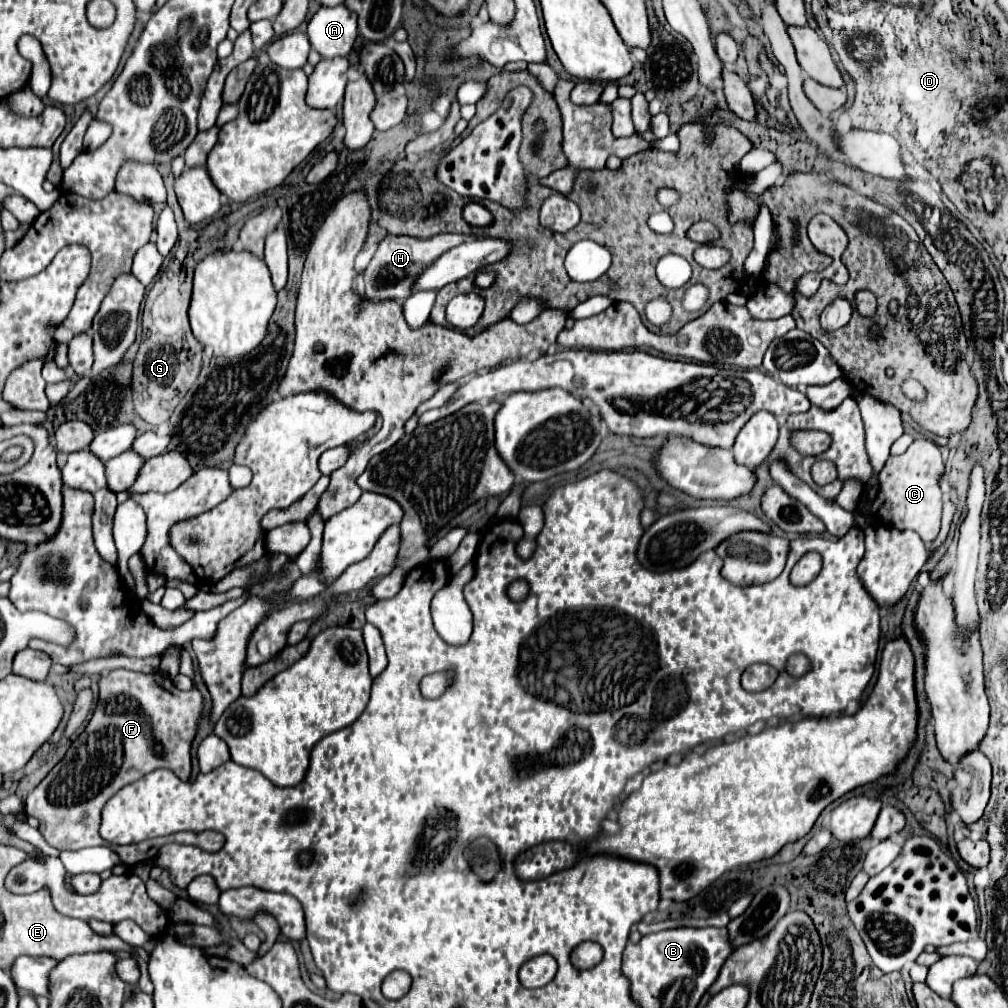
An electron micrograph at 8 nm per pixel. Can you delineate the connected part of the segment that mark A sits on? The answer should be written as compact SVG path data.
M345 5L319 7L307 35L321 57L345 57L357 39L357 15Z

